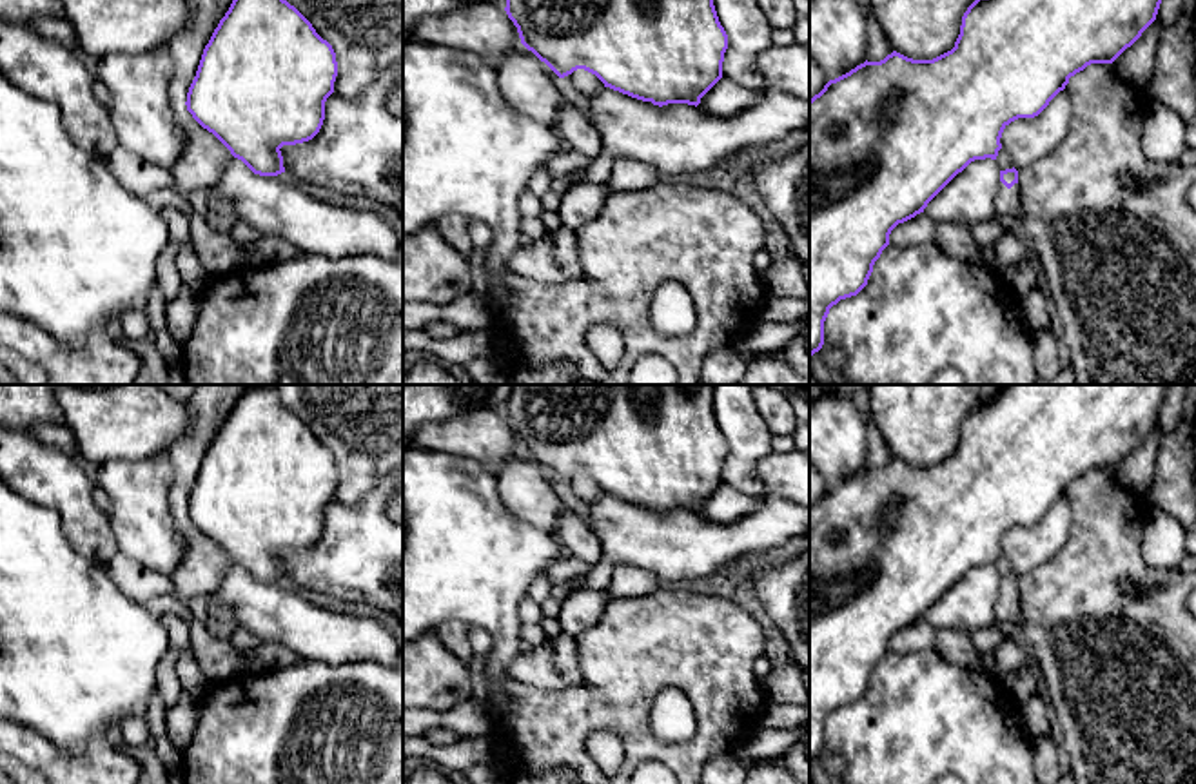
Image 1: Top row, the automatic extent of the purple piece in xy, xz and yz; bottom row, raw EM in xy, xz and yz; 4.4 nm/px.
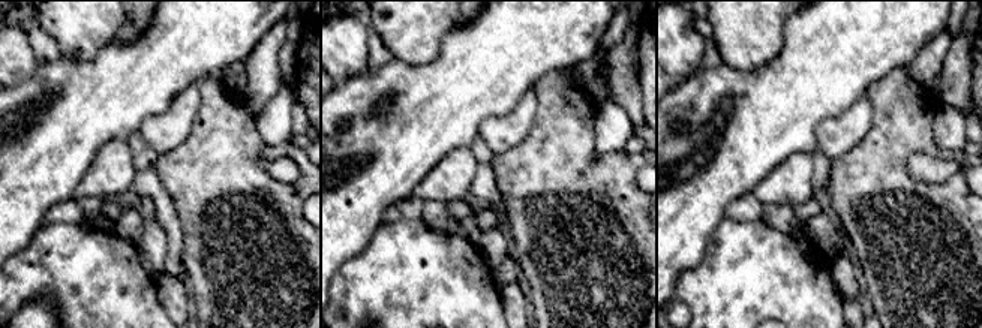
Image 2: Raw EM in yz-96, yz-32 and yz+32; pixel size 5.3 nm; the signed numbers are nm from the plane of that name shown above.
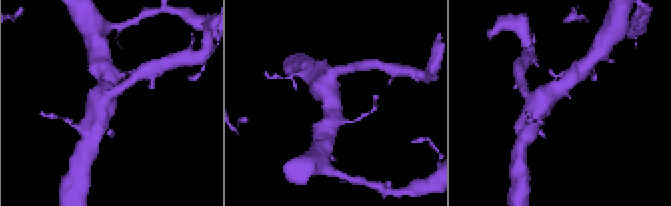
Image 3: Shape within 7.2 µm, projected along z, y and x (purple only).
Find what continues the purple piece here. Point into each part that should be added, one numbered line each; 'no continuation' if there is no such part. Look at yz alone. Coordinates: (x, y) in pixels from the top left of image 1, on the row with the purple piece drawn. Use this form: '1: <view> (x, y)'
1: yz (1008, 204)

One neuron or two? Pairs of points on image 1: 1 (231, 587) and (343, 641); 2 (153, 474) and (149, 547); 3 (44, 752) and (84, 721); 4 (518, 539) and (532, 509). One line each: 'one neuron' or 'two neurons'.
1: one neuron
2: one neuron
3: two neurons
4: two neurons

